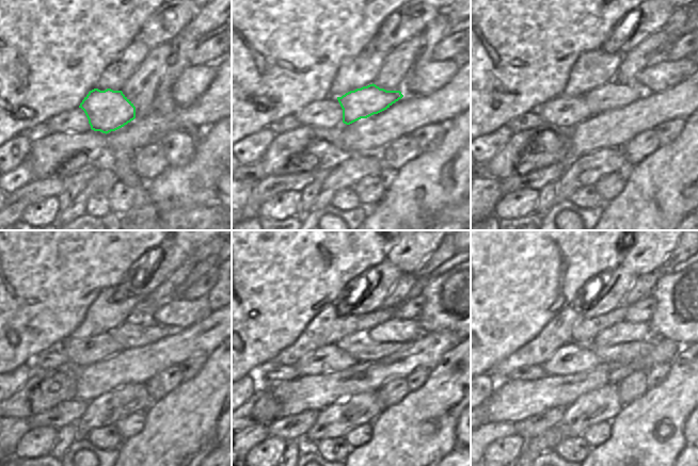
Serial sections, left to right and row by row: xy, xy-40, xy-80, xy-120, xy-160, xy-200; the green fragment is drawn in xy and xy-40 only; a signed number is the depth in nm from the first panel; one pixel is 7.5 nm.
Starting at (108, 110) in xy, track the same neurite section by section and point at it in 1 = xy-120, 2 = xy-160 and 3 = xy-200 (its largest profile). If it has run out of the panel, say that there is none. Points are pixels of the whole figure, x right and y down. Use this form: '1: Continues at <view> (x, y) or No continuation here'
1: Continues at xy-120 (136, 332)
2: Continues at xy-160 (360, 346)
3: Continues at xy-200 (625, 352)

